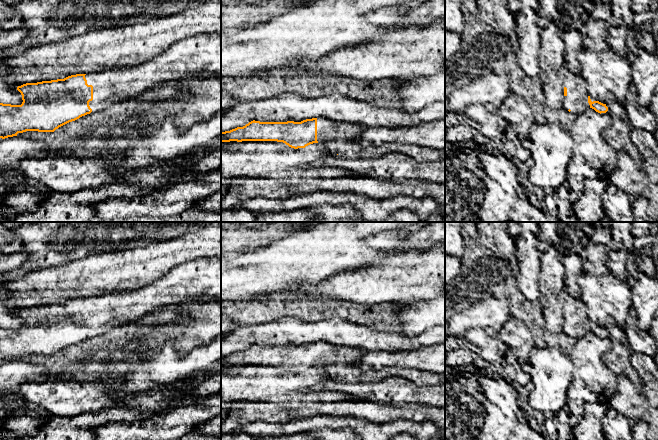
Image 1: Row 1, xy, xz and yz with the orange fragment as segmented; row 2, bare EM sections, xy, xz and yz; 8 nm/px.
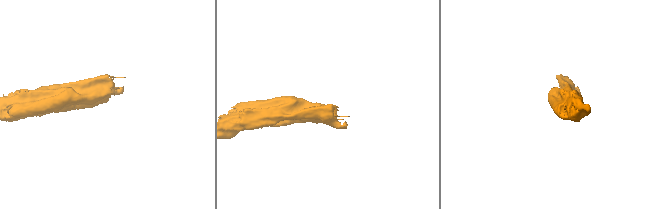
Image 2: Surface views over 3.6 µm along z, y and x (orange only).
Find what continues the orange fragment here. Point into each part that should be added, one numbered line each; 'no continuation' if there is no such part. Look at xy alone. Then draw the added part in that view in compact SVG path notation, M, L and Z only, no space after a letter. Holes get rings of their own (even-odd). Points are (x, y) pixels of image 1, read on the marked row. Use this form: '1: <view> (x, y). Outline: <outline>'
1: xy (201, 55). Outline: M221 35L185 38L142 64L86 74L87 84L93 86L91 113L135 98L158 83L190 75L221 75Z

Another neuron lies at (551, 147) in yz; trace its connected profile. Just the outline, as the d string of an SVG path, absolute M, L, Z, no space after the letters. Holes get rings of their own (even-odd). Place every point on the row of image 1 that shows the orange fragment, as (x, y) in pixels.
M535 122L523 146L530 151L534 162L529 168L529 180L533 185L547 193L566 182L574 146L568 131L558 123Z

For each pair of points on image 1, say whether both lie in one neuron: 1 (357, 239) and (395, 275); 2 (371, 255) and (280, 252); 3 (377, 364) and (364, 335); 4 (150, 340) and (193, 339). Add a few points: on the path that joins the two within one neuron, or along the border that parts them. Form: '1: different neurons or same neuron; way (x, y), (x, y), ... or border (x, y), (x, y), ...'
1: different neurons; border (382, 262), (359, 268)
2: same neuron; way (348, 254), (303, 254)
3: different neurons; border (395, 350), (369, 350), (366, 352)
4: same neuron; way (161, 336), (182, 336)

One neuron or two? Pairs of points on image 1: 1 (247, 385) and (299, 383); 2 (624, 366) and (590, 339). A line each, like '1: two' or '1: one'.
1: one
2: two

